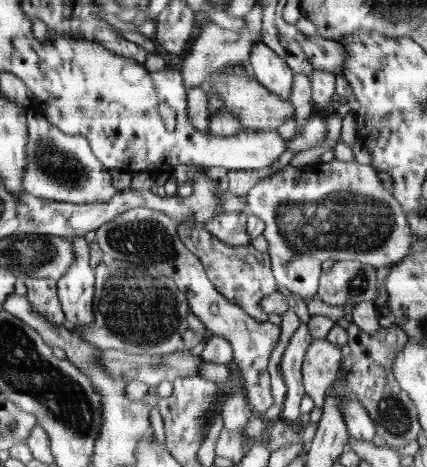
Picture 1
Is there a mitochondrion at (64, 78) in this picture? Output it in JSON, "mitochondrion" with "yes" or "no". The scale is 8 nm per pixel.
{"mitochondrion":"no"}

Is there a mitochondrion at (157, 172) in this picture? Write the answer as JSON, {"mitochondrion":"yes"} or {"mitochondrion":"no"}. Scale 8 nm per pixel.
{"mitochondrion":"no"}

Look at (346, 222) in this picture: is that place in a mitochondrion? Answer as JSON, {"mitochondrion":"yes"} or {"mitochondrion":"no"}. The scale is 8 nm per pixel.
{"mitochondrion":"yes"}

